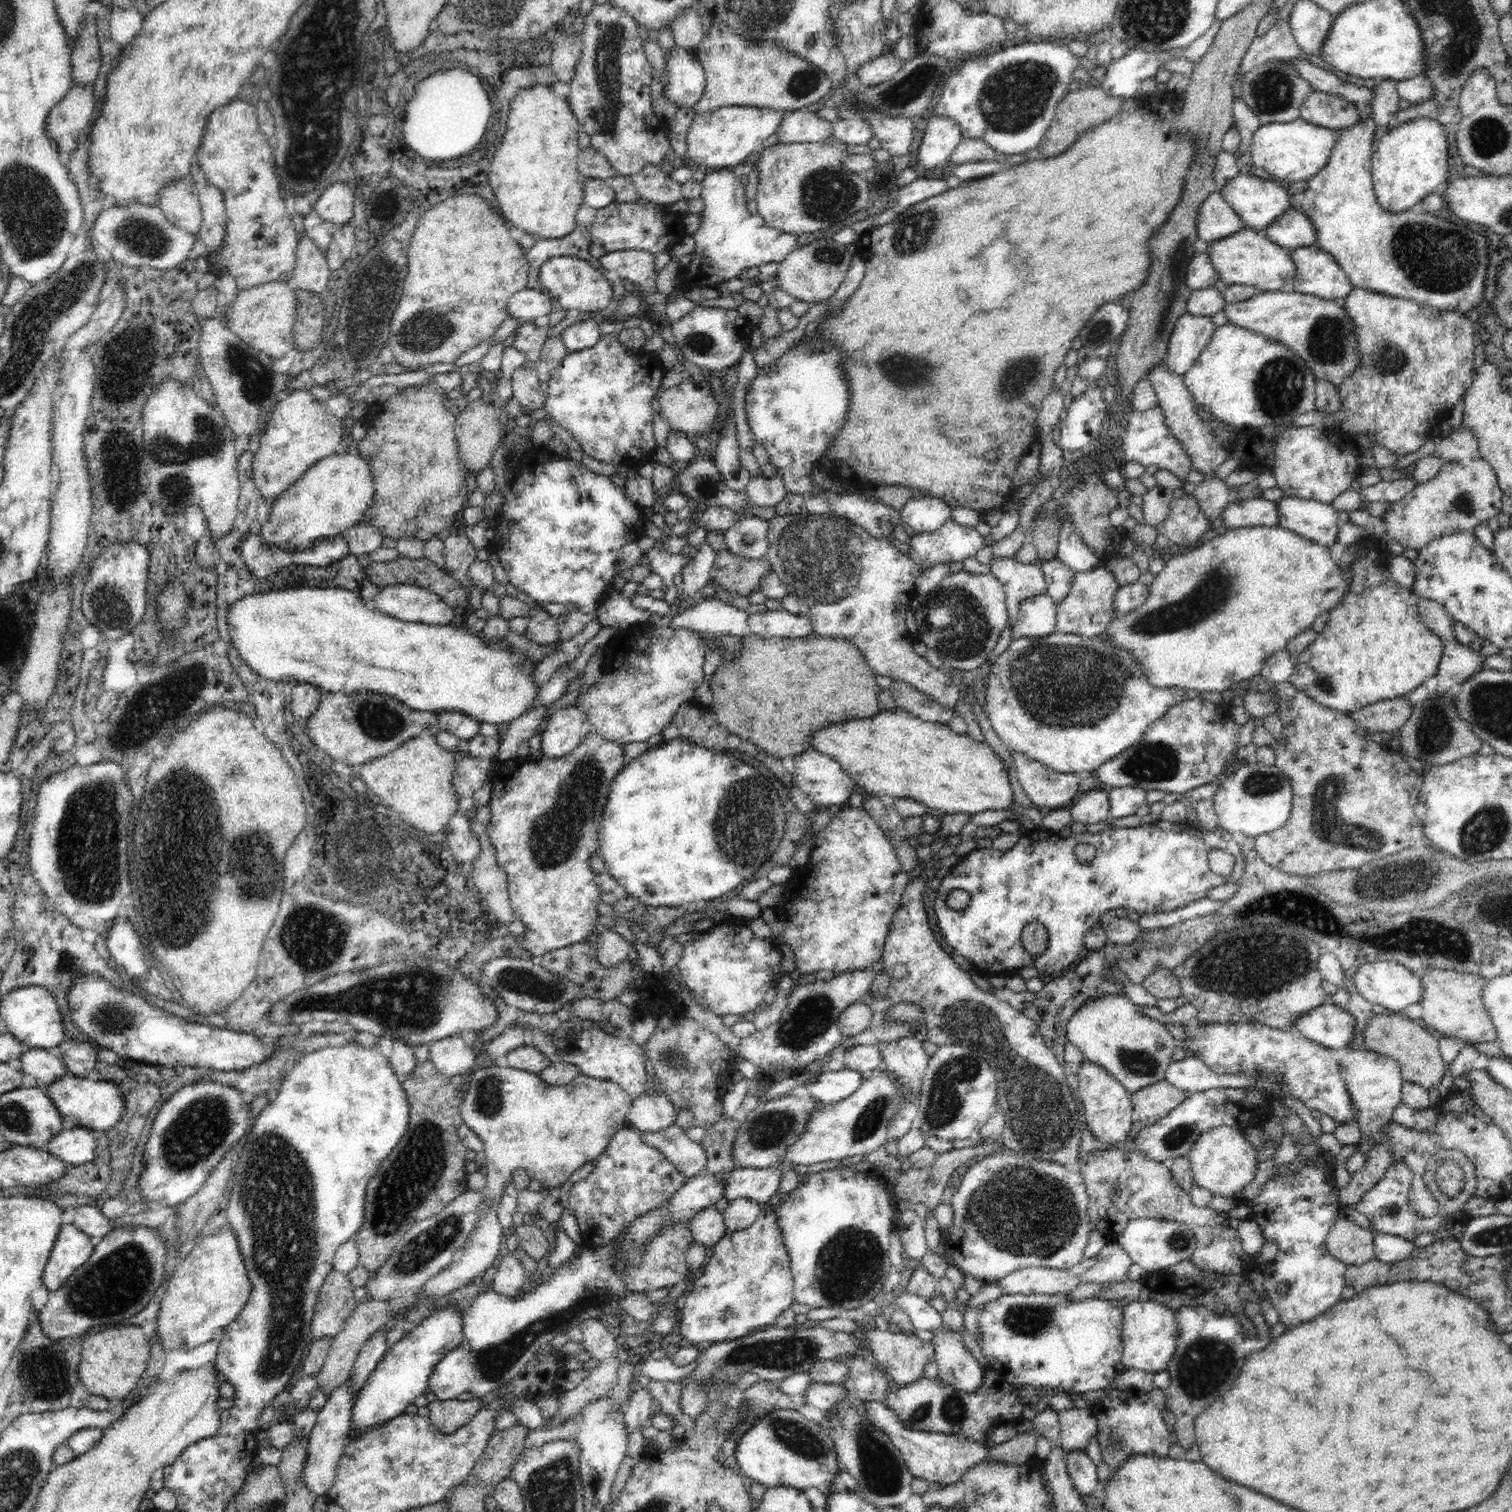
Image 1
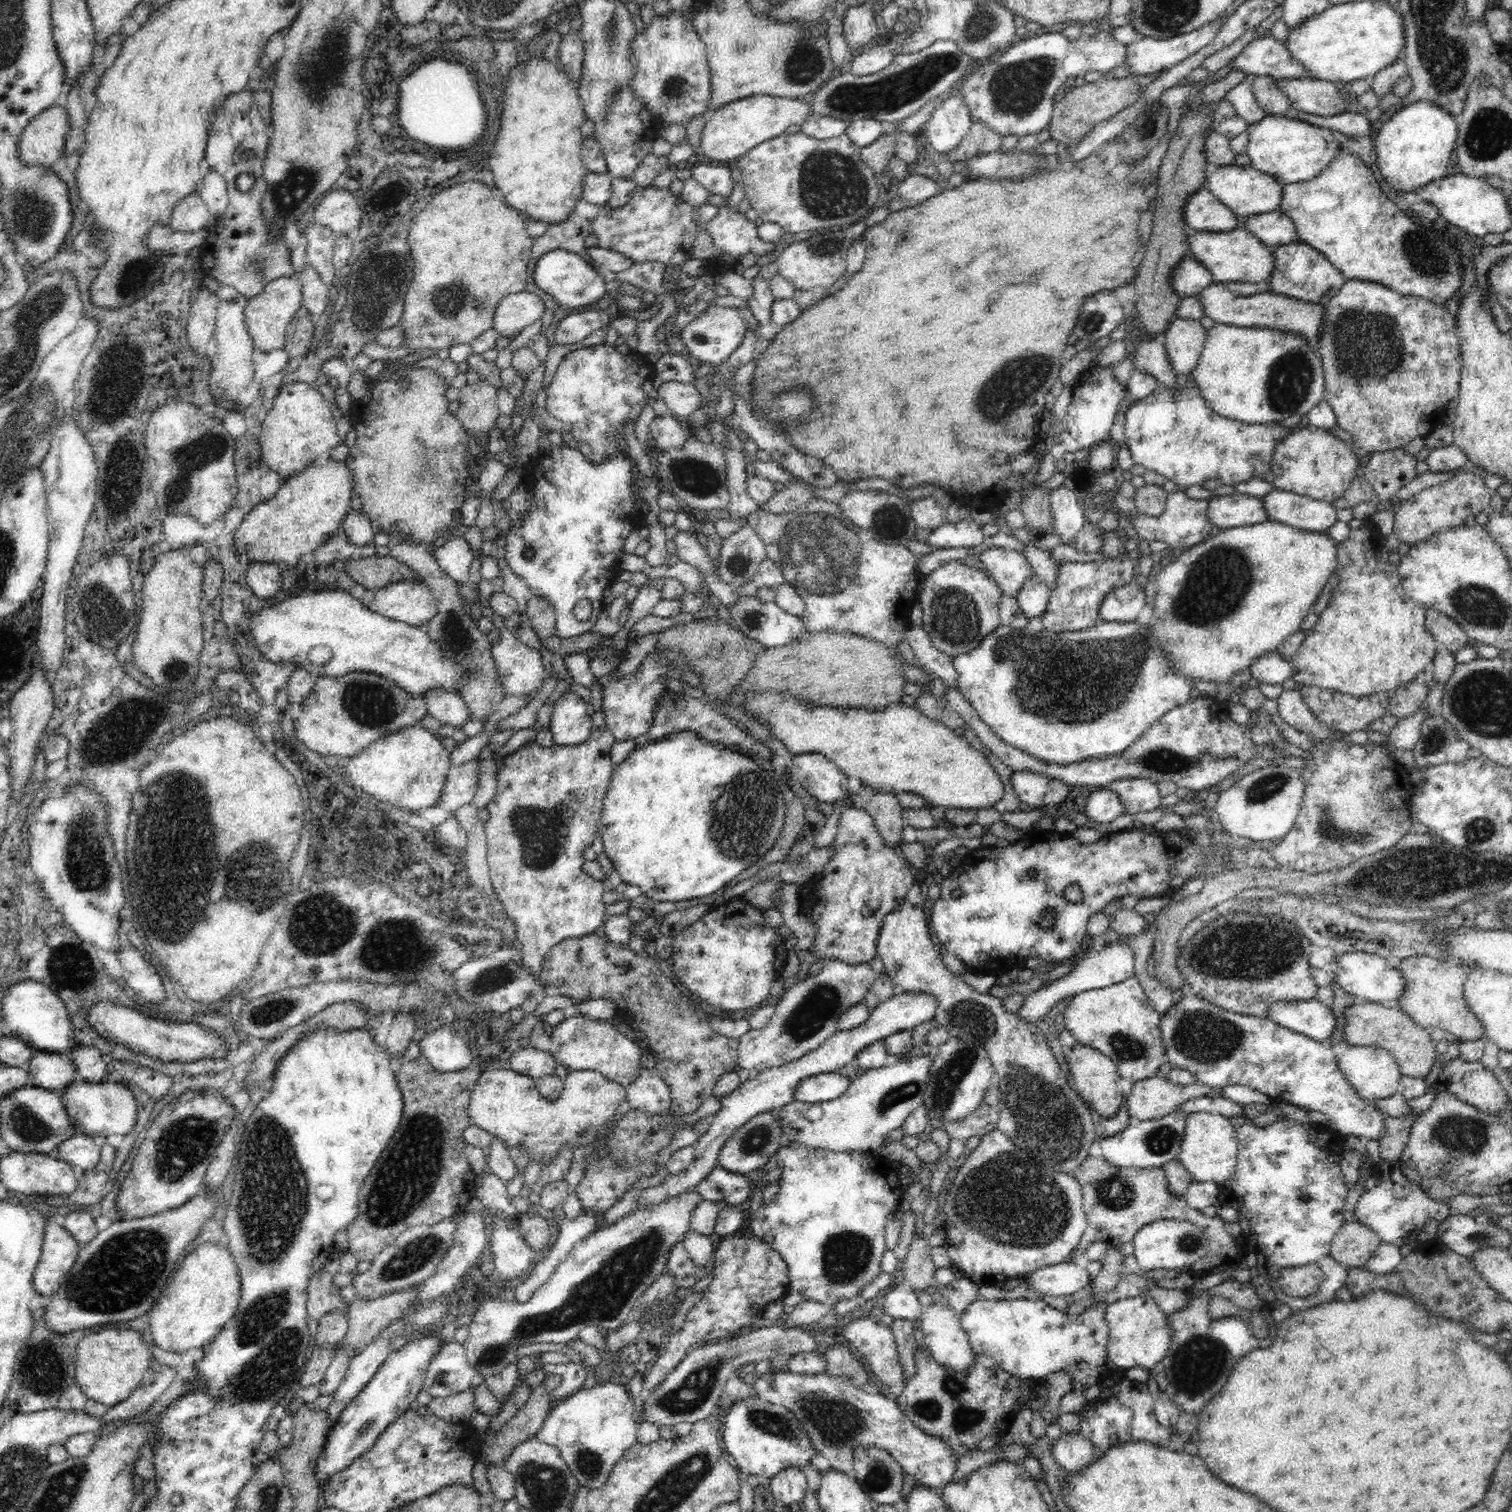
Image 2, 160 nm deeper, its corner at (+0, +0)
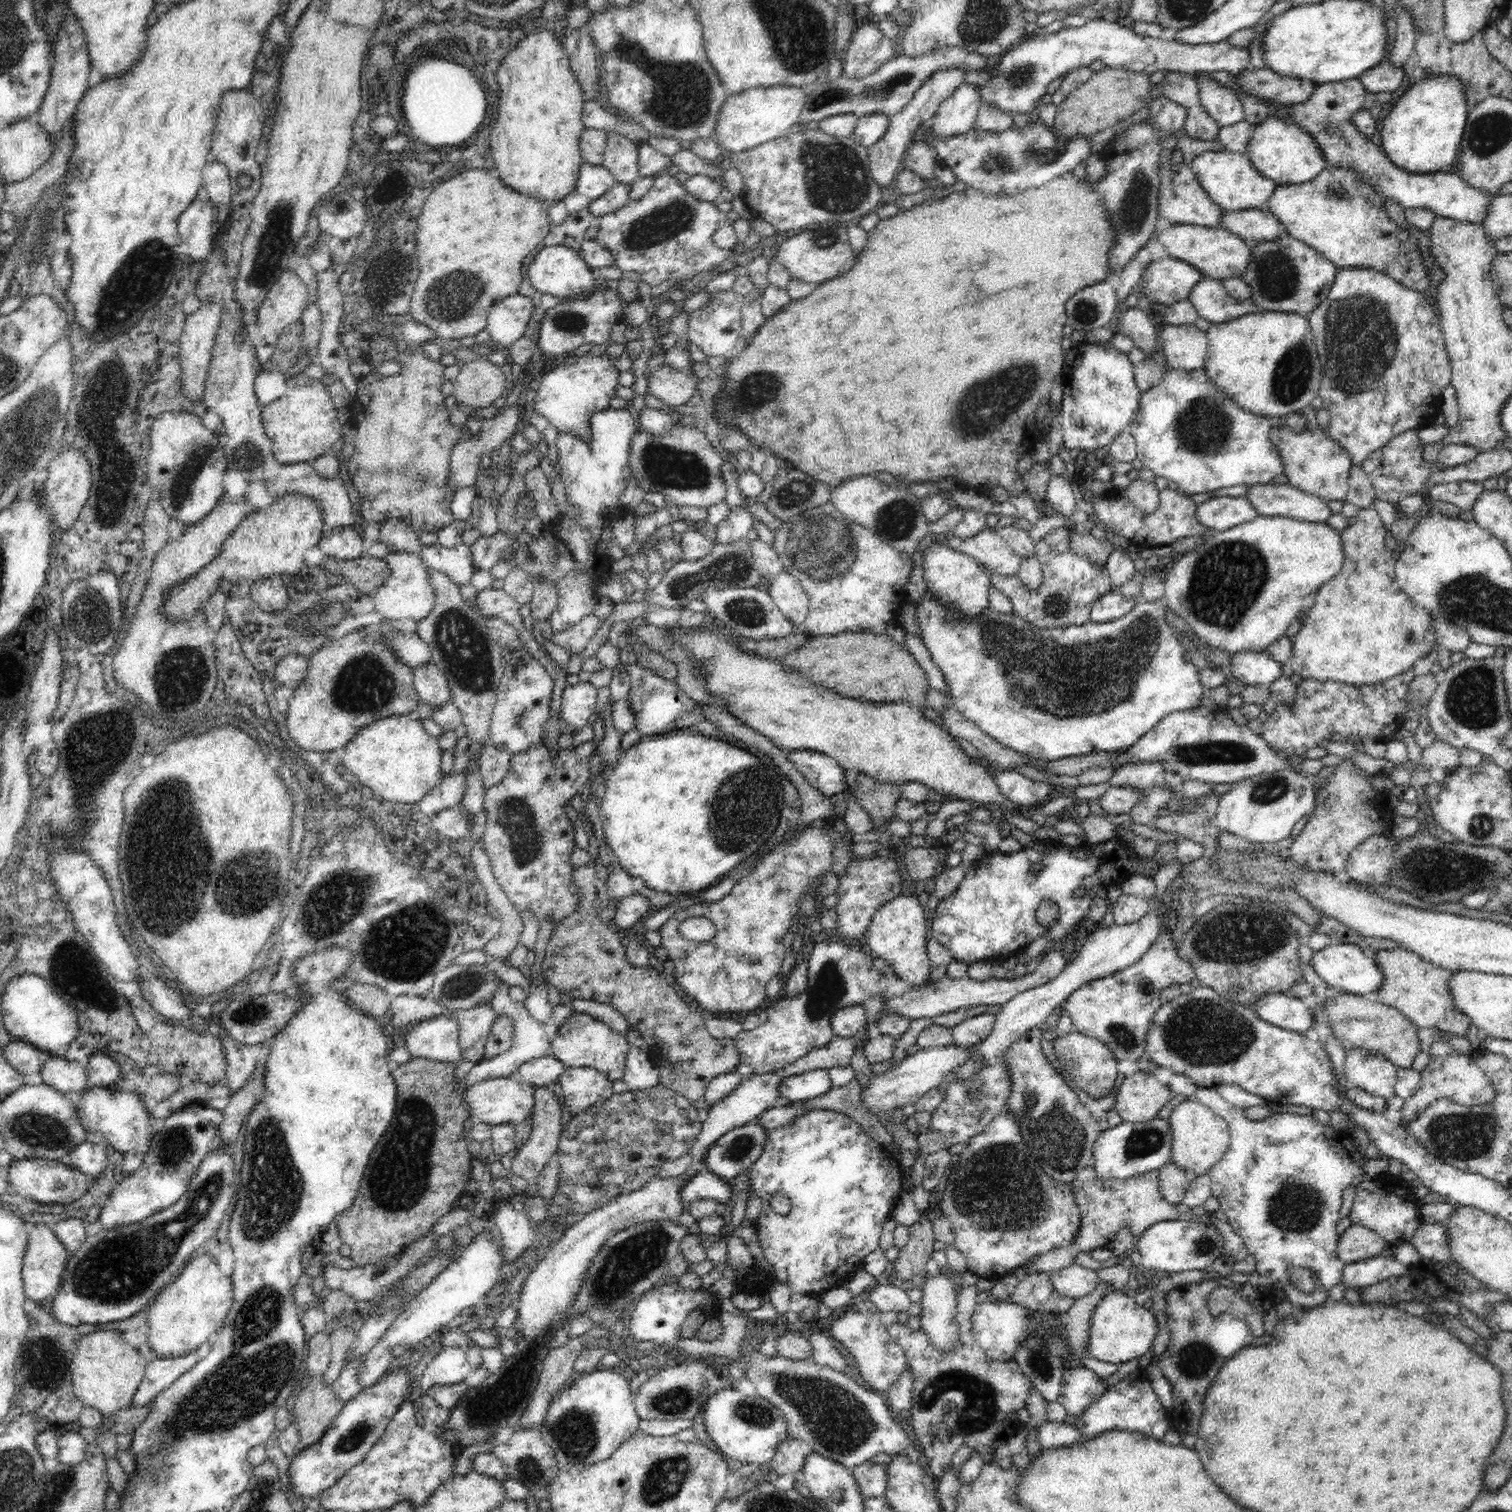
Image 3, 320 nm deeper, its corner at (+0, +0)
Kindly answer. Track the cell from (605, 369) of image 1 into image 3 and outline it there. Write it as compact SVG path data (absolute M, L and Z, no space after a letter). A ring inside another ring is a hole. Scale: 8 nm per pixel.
M591 352L582 356L568 355L560 359L557 367L538 375L540 387L533 400L534 413L545 416L559 433L572 433L589 441L590 415L594 411L610 407L610 399L615 396L620 371L614 364L618 361L606 353L597 356Z

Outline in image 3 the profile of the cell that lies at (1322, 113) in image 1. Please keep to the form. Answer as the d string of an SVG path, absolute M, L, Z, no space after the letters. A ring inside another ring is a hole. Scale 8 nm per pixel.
M1269 69L1244 70L1236 76L1235 82L1244 94L1283 105L1299 105L1308 100L1316 85L1312 81L1282 76Z

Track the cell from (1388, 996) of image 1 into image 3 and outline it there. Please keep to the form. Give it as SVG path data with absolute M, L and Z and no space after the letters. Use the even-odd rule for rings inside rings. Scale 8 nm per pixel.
M1335 943L1312 953L1312 967L1327 985L1346 994L1374 999L1384 984L1384 973L1378 969L1373 956L1368 956L1353 944Z

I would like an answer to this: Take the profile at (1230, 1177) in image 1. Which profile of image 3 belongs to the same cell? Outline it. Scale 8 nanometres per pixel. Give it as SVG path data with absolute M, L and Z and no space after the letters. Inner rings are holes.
M1192 1097L1180 1102L1167 1119L1172 1135L1171 1162L1182 1169L1192 1168L1196 1175L1206 1175L1209 1168L1216 1164L1228 1150L1231 1139L1229 1124L1217 1116L1208 1106L1195 1101Z

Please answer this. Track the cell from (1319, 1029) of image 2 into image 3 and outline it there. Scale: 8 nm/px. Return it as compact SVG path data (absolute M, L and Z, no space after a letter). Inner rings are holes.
M1290 995L1264 996L1256 1002L1253 1010L1264 1022L1291 1032L1305 1034L1314 1024L1314 1013L1301 999Z

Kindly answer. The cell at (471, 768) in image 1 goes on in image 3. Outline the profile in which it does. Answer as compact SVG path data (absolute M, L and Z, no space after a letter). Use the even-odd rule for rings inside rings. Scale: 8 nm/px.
M448 774L428 791L417 803L424 814L442 812L447 808L458 807L467 787L467 780L464 774Z

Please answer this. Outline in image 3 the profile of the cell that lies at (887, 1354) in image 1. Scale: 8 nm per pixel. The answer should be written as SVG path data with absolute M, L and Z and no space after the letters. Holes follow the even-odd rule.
M846 1311L832 1321L828 1335L841 1342L856 1361L855 1376L863 1383L869 1384L872 1391L885 1394L894 1381L907 1366L904 1349L890 1338L887 1327L880 1321L878 1312L863 1314Z

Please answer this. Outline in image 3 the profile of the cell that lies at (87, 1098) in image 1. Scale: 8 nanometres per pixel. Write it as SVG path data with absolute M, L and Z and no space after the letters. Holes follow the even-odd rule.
M116 1086L110 1088L87 1088L82 1092L82 1100L78 1106L78 1117L86 1132L93 1132L102 1136L108 1146L115 1148L123 1154L146 1154L152 1142L150 1132L150 1120L140 1098L136 1093L119 1089Z

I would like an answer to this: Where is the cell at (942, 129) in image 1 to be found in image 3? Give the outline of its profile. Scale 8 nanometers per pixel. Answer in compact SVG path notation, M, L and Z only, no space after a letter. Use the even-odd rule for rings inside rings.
M963 82L936 109L931 132L941 138L966 134L976 122L980 105L980 85Z

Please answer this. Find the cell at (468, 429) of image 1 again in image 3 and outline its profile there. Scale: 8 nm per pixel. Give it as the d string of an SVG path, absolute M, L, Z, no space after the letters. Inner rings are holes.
M485 357L463 363L452 382L452 394L457 403L467 404L471 408L489 407L508 389L502 365L496 365Z

